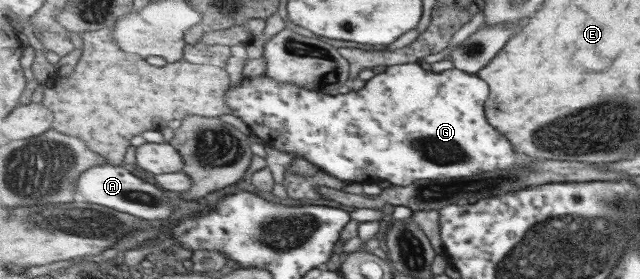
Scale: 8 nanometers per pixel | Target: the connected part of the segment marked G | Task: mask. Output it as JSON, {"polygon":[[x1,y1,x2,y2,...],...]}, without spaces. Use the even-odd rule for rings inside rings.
{"polygon":[[412,63,412,64,398,64,396,66,390,67,390,70,385,71,386,74,382,73,380,76,376,76,374,80,370,80,368,82,368,86,364,88,364,90,360,90,360,92,350,92,350,94,340,94,340,96,332,95,330,94,324,94,324,92,316,92,315,90,306,88,305,86,300,86,299,84,294,83,285,83,280,82,279,80,276,80,275,78,272,78,268,75,262,75,257,77,246,77,244,76,244,79,240,83,239,86,234,86,230,90,230,95,228,95,227,101,228,104,231,105,231,109,233,110,233,114,237,117,240,117,247,125,250,126,250,129,252,132,254,132,258,137,260,137,264,143,268,144,269,147,275,148,279,151,284,151,287,153,290,153,295,156,305,156,310,162,313,162,314,164,317,164,321,169,328,171,330,174,334,175,335,177,338,177,341,180,346,180,347,182,354,182,354,183,361,183,362,185,366,183,378,183,378,180,388,180,390,183,394,185,400,185,400,186,408,186,410,184,414,184,416,180,438,180,440,178,462,178,462,177,473,177,477,174,480,174,481,172,492,172,492,171,506,171,510,170,510,168,528,168,530,163,533,163,534,161,538,161,538,159,534,160,524,160,524,156,522,154,518,154,516,150,514,150,514,144,504,136,504,134,500,134,494,126,492,126,491,122,488,122,488,118,486,118,486,112,487,112,487,102,489,101,488,98,490,98,490,86,491,84,487,80,482,80,483,77,478,75,473,75,472,73,466,72,464,69,459,69,454,67,453,69,448,69,444,71,443,73,436,73,432,70,424,70,420,64]]}

